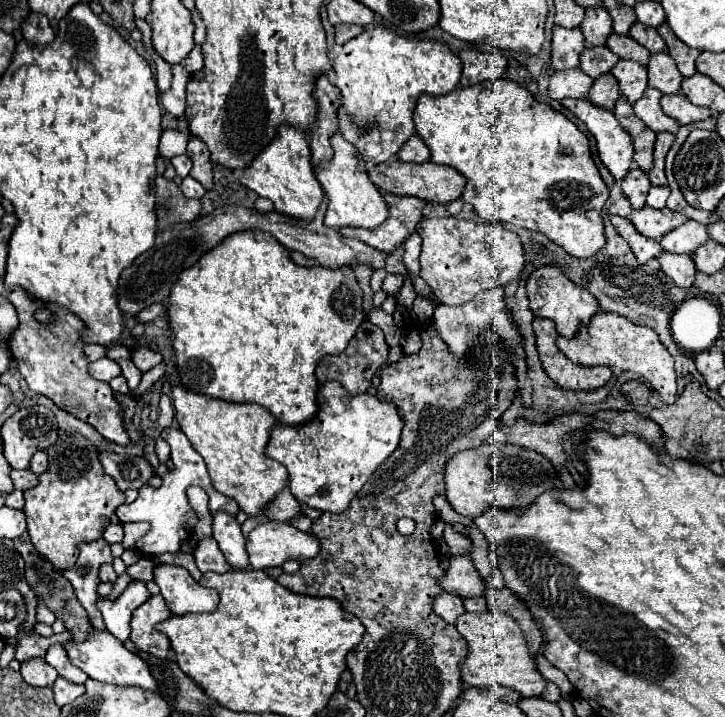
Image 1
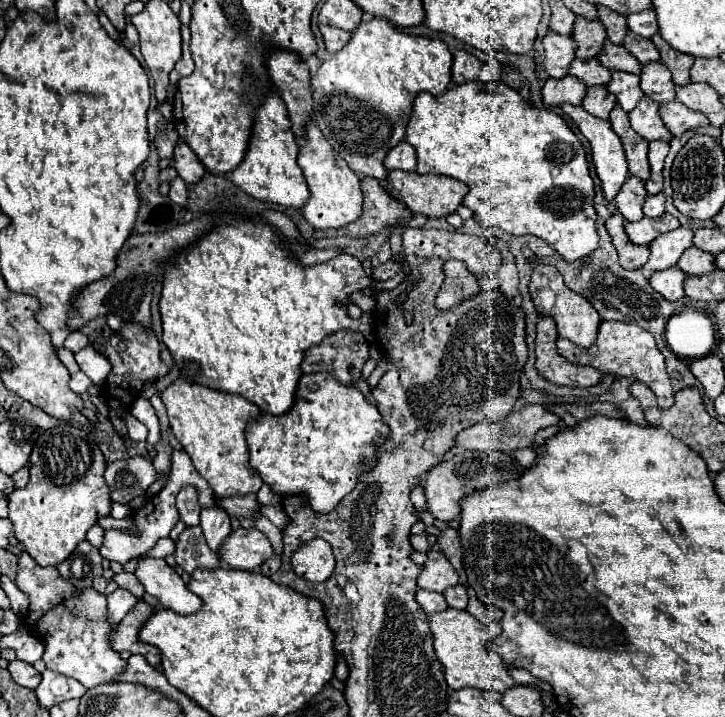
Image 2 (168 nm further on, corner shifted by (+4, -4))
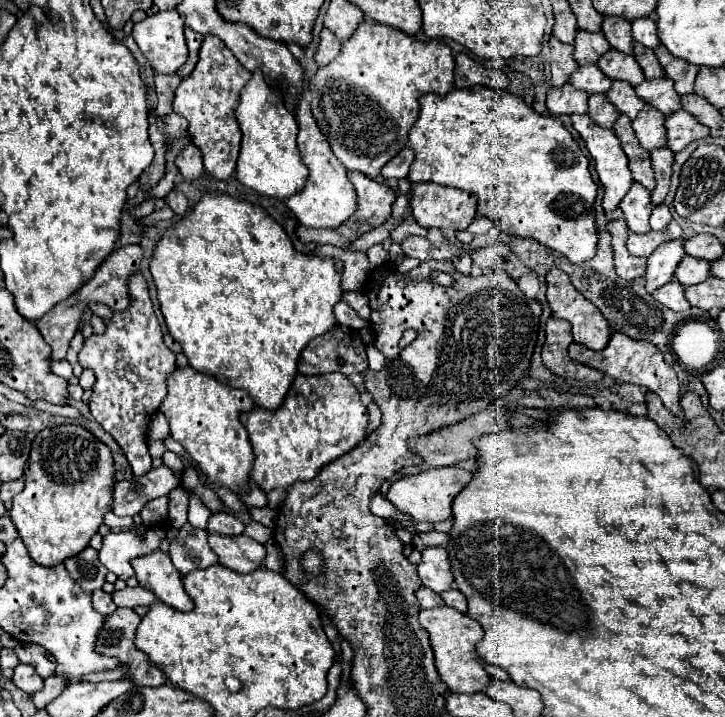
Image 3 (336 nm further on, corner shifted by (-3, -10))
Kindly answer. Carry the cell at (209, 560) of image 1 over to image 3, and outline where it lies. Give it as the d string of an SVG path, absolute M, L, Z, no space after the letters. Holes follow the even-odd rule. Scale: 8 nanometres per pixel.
M189 522L179 530L179 536L173 538L169 556L173 566L185 576L199 568L209 568L219 564L217 554L209 548L207 532L193 528Z

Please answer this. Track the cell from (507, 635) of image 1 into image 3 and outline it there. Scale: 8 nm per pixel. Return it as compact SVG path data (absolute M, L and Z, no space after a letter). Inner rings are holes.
M449 606L421 610L419 612L419 622L429 632L431 648L435 652L437 672L441 674L441 680L449 686L451 692L473 694L473 692L481 692L477 688L487 688L489 686L491 676L485 670L485 666L481 664L481 656L477 656L477 644L481 642L481 636L483 636L481 624L477 624L467 614L461 614L459 610L449 608Z

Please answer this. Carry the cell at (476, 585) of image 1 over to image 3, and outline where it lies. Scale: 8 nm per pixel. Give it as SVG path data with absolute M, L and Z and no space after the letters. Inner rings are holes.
M433 546L423 550L423 560L419 562L419 576L423 586L441 594L453 586L453 572L449 568L449 556L443 546Z

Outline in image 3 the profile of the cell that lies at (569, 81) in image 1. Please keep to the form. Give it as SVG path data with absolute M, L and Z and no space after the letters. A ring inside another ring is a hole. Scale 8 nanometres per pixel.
M567 82L563 88L547 90L547 110L551 116L587 114L587 98L589 94L573 88L573 84Z

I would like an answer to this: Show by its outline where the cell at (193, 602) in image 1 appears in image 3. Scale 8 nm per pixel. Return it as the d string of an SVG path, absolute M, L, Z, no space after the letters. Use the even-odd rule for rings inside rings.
M157 550L149 556L135 558L131 562L131 566L139 580L139 586L151 590L167 606L181 610L181 612L191 612L195 608L193 600L189 598L189 594L183 588L181 574L171 564L171 558L167 554L163 554L161 550Z

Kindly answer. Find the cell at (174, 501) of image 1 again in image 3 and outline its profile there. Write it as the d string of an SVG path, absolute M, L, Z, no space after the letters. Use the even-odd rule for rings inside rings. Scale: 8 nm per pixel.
M153 526L153 528L147 528L147 536L141 542L135 536L125 536L125 532L109 532L103 538L103 548L99 550L99 560L107 570L111 570L119 578L127 580L129 576L133 576L131 560L159 550L165 534L167 532L163 526Z

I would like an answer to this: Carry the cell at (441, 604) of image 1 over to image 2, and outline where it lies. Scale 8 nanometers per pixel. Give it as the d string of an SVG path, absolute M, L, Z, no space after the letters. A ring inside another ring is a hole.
M418 588L418 590L416 590L416 600L418 600L418 604L422 606L422 610L424 610L426 614L442 612L442 610L448 608L444 596L438 594L438 592L430 592L430 590L420 590L420 588Z

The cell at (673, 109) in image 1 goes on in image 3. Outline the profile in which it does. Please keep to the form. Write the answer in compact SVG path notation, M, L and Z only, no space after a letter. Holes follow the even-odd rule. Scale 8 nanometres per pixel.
M677 110L669 114L665 120L665 128L667 128L667 146L673 152L683 150L693 140L709 136L709 128L693 120L693 116L689 116L689 112L685 110Z

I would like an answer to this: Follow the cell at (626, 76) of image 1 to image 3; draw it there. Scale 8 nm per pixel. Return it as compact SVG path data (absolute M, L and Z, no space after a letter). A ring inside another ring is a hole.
M615 80L611 90L607 92L607 100L623 114L627 114L631 120L643 110L645 106L645 100L641 100L637 94L635 94L635 86L631 84L625 84L623 80Z

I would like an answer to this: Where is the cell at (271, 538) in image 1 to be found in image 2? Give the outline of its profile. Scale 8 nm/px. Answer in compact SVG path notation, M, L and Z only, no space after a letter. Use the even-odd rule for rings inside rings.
M256 528L234 530L218 548L218 556L238 570L254 570L272 554L268 538Z

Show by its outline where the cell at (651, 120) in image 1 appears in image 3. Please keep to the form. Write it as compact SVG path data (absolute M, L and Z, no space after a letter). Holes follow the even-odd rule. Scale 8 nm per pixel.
M645 106L633 120L635 136L645 150L663 148L667 144L667 132L663 122L665 122L665 114L657 112L657 108L651 106Z

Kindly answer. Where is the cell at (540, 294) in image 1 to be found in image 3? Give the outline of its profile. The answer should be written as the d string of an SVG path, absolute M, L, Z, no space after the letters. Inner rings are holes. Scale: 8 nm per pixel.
M553 268L549 274L547 274L547 302L553 310L553 316L555 318L563 318L571 324L573 328L573 340L577 344L583 344L591 350L603 350L609 342L609 326L607 326L607 320L601 316L601 312L597 312L597 306L593 306L589 300L585 300L575 288L573 284L569 282L569 276L559 270L559 268Z

